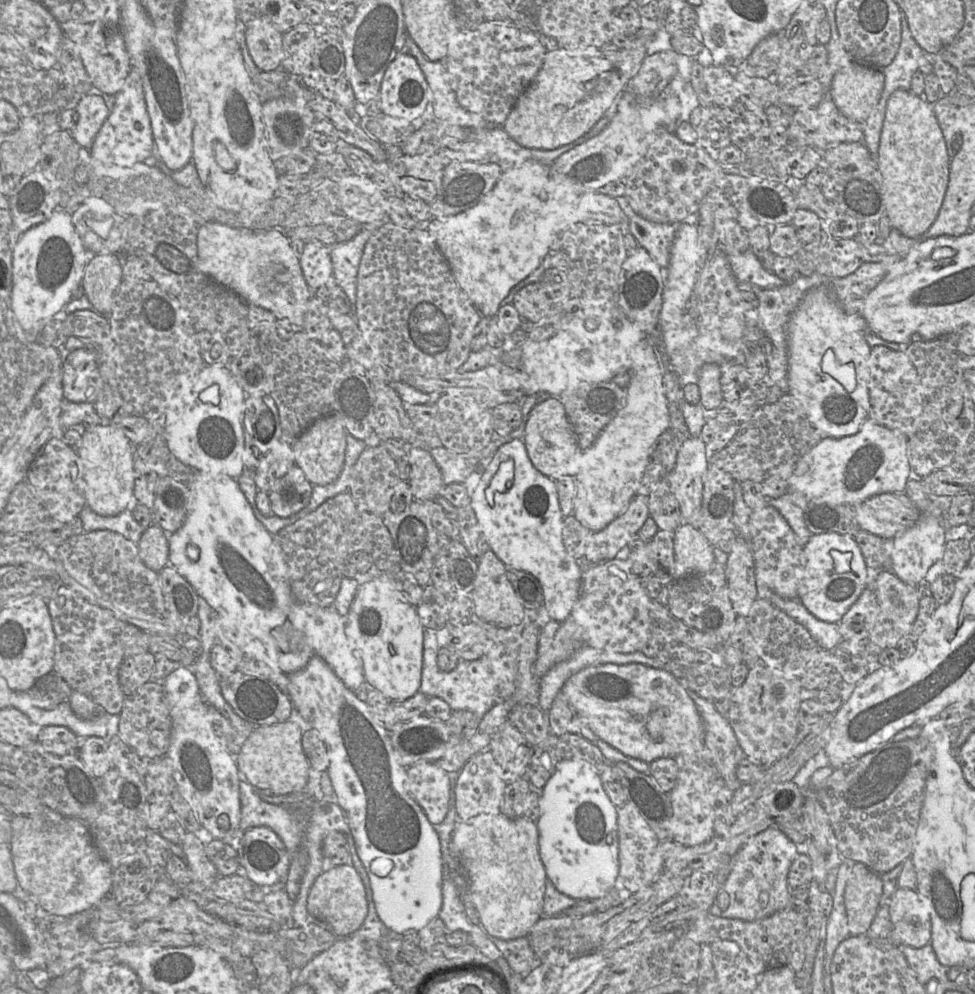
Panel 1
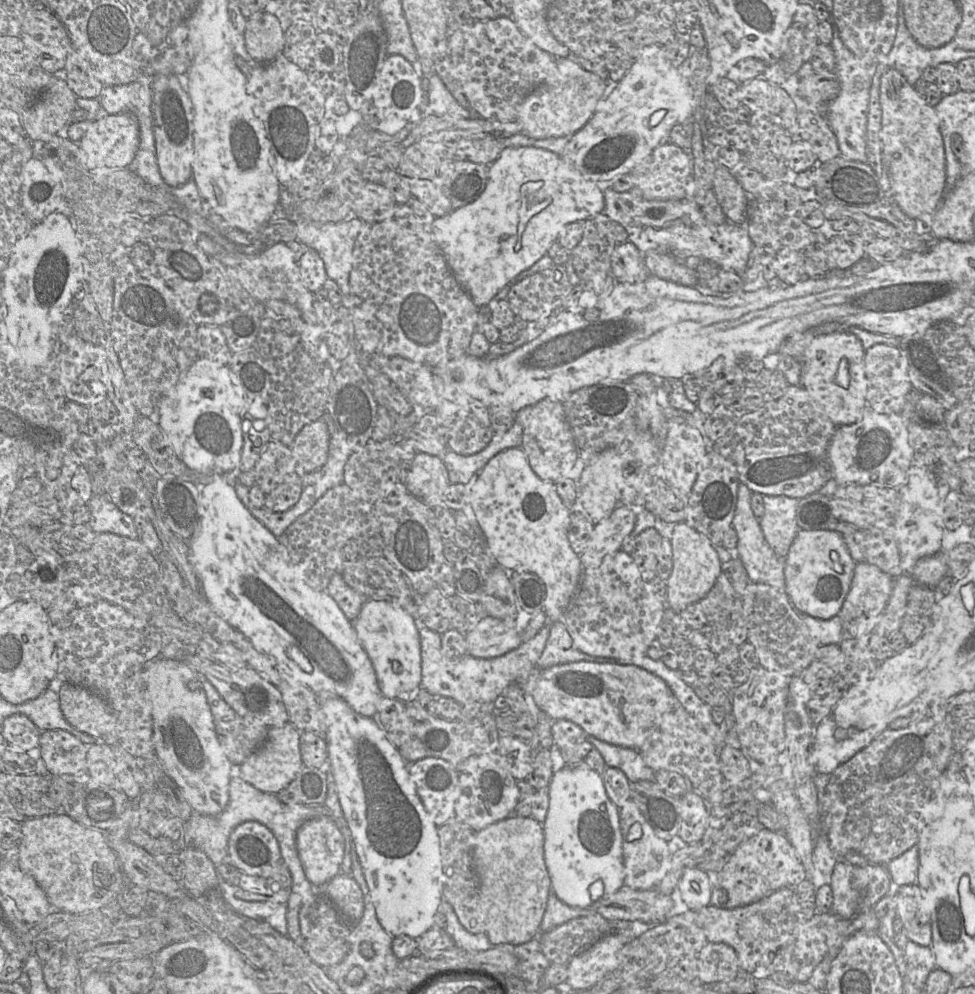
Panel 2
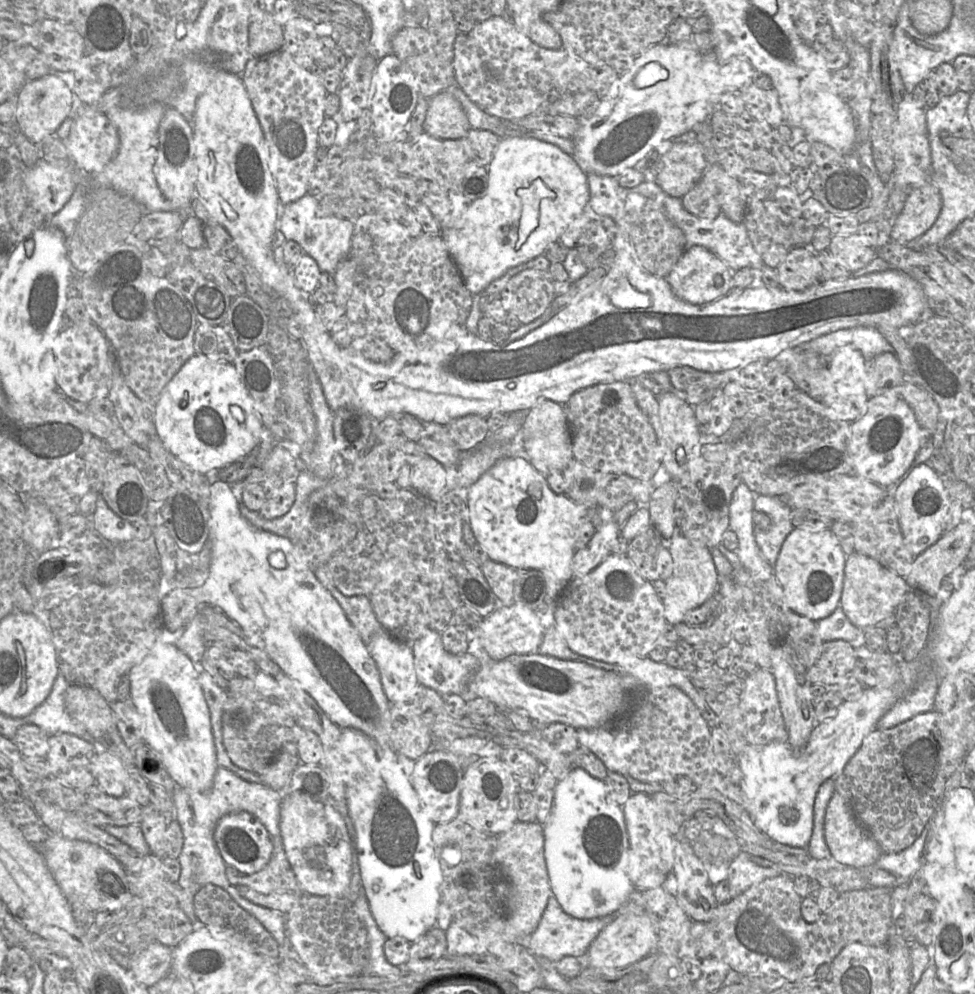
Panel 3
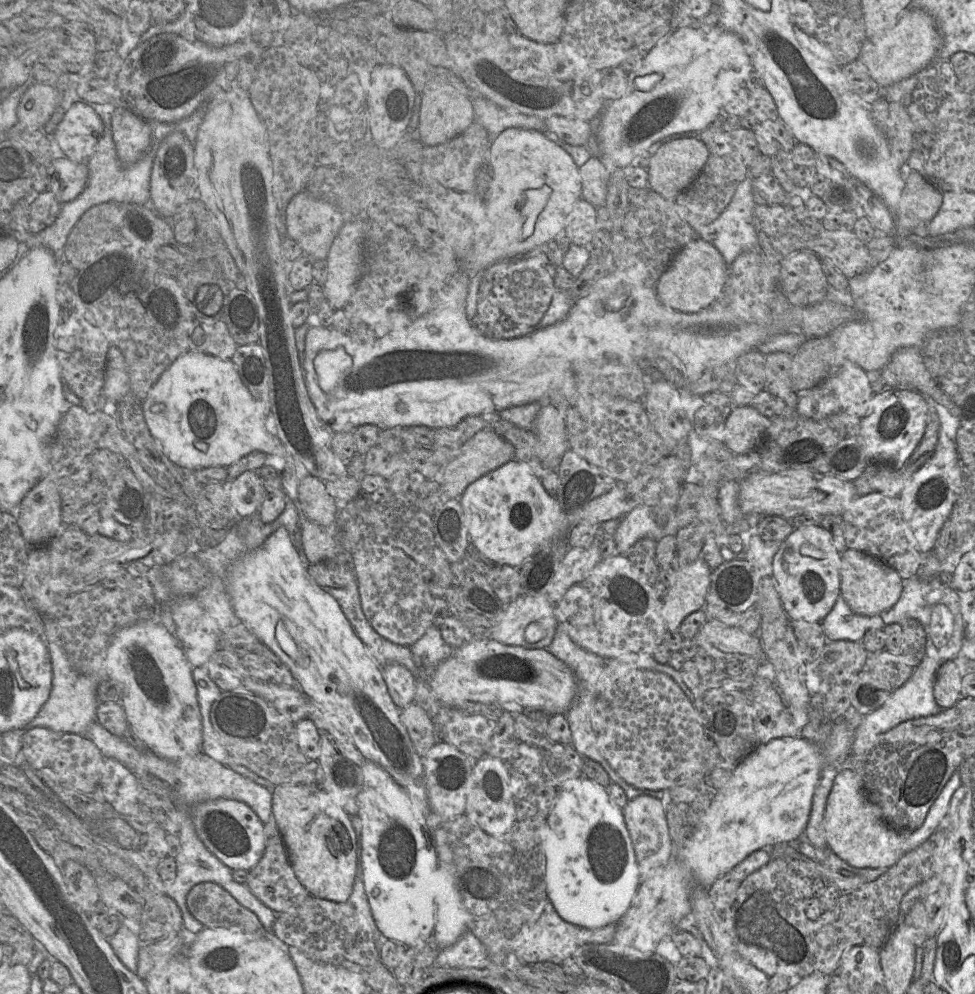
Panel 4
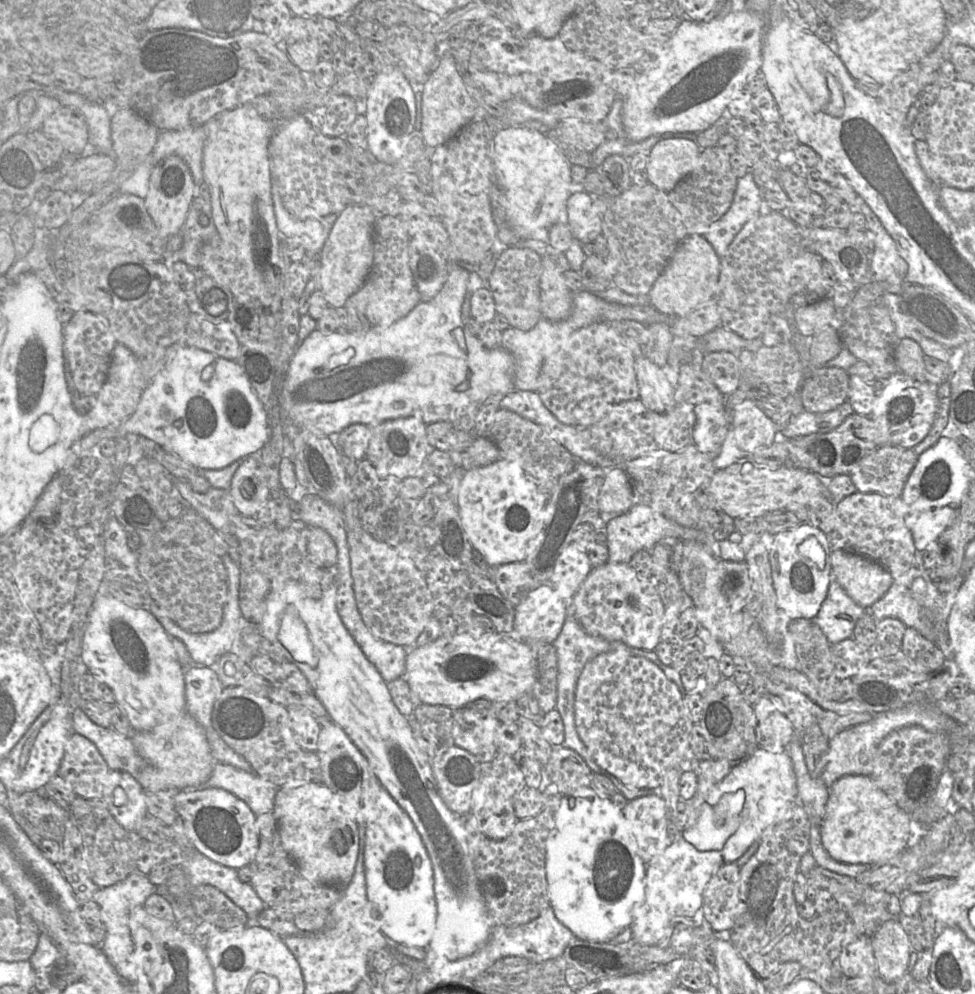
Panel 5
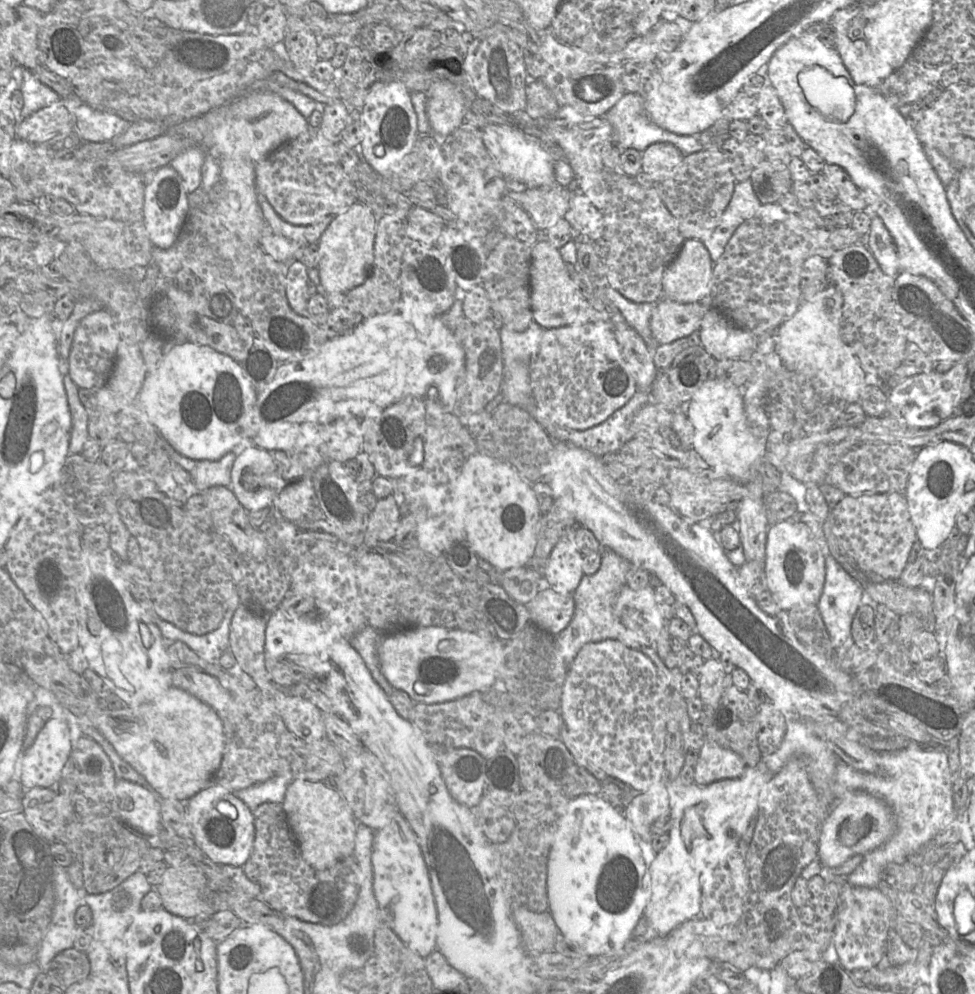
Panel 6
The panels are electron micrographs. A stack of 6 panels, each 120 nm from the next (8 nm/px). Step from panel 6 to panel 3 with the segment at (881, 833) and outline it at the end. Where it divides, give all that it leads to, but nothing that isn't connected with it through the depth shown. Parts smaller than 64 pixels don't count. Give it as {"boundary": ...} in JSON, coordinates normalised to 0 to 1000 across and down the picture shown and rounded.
{"boundary":[[[858,796],[854,798],[847,814],[845,839],[853,861],[865,870],[876,873],[891,872],[906,859],[901,848],[877,823],[870,806]]]}

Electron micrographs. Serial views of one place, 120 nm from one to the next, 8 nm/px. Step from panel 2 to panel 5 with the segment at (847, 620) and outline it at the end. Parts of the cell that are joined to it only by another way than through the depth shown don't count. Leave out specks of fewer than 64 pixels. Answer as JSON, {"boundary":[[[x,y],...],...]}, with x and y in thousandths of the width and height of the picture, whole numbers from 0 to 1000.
{"boundary":[[[854,553],[852,562],[853,581],[888,614],[891,614],[916,587],[917,581],[907,570],[884,559]]]}

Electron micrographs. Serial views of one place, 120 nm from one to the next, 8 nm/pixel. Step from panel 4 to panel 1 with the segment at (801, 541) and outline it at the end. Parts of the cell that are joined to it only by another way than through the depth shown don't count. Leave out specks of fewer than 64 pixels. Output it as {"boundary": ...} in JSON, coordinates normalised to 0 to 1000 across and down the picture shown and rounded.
{"boundary":[[[833,537],[824,549],[825,572],[818,603],[838,623],[859,627],[891,589],[886,560],[874,538]]]}

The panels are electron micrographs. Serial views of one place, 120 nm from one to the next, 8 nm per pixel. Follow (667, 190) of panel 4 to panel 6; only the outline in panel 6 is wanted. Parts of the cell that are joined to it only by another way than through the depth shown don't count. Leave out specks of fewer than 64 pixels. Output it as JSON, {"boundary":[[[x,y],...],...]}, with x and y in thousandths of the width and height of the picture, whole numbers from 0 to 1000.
{"boundary":[[[676,143],[659,152],[658,171],[674,186],[690,176],[702,157],[690,145]]]}

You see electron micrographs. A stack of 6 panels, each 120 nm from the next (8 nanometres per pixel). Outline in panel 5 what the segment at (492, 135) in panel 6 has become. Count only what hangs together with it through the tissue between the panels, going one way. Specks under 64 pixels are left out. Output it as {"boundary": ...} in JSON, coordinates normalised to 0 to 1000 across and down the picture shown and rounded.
{"boundary":[[[543,128],[513,129],[506,138],[505,161],[507,179],[516,192],[520,219],[533,237],[544,238],[551,230],[564,229],[571,224],[586,196],[587,166],[569,143],[568,136]]]}

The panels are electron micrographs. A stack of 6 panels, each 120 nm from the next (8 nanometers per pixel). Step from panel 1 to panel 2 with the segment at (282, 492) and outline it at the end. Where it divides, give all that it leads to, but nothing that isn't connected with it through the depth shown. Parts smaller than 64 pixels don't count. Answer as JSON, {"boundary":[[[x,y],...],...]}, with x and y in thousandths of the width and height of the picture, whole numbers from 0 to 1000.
{"boundary":[[[309,475],[297,476],[281,493],[273,498],[272,511],[279,515],[292,515],[307,504],[309,495]]]}

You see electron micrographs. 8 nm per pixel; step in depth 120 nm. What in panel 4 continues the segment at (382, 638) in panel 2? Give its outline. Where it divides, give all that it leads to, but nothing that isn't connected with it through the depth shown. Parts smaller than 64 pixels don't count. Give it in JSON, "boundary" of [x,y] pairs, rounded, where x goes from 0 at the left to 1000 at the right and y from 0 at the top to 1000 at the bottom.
{"boundary":[[[402,667],[392,672],[392,678],[398,697],[408,713],[412,714],[425,706],[427,677],[411,668]]]}

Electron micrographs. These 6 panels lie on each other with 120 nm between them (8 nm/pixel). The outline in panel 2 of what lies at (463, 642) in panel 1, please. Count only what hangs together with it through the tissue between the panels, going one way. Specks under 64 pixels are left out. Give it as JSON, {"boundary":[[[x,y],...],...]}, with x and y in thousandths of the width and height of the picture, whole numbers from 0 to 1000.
{"boundary":[[[502,619],[477,639],[479,658],[488,662],[508,662],[529,653],[535,642],[527,626],[518,625]]]}

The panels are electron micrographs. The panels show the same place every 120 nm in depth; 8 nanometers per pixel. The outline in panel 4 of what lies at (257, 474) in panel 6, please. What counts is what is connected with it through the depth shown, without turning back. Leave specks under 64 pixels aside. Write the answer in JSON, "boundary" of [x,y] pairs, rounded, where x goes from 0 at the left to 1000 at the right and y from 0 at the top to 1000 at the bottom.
{"boundary":[[[251,474],[233,488],[234,506],[244,521],[262,519],[273,497],[263,474]]]}

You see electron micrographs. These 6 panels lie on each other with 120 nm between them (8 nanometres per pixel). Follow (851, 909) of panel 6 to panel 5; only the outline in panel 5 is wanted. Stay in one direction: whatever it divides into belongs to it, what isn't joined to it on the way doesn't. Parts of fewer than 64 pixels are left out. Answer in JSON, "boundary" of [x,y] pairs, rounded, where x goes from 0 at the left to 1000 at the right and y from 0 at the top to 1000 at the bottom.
{"boundary":[[[878,943],[864,955],[859,966],[864,978],[870,984],[901,982],[894,943]]]}

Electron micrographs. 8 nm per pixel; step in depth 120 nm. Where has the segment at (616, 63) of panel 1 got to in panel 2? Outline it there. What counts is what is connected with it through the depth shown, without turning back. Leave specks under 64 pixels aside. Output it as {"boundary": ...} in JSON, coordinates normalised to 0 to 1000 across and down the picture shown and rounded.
{"boundary":[[[591,56],[571,58],[566,76],[548,89],[531,108],[531,122],[536,134],[549,140],[586,138],[608,117],[617,100],[623,84],[613,75],[603,72],[591,61]]]}

